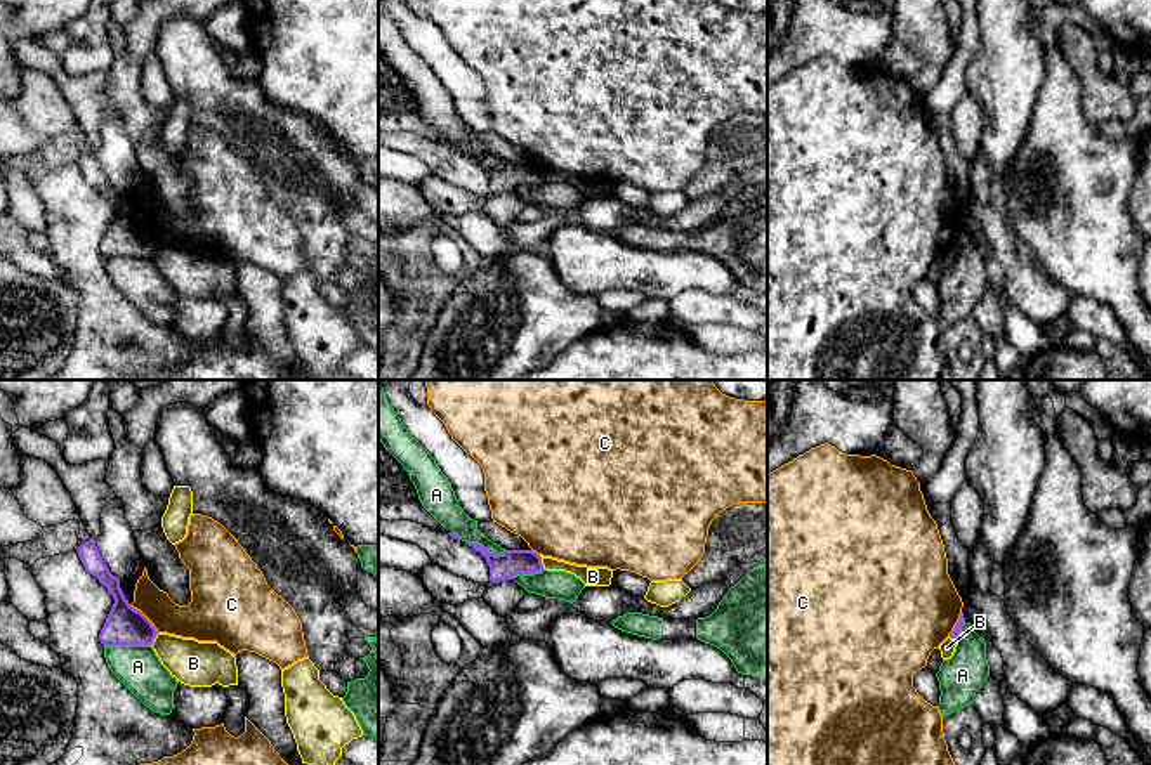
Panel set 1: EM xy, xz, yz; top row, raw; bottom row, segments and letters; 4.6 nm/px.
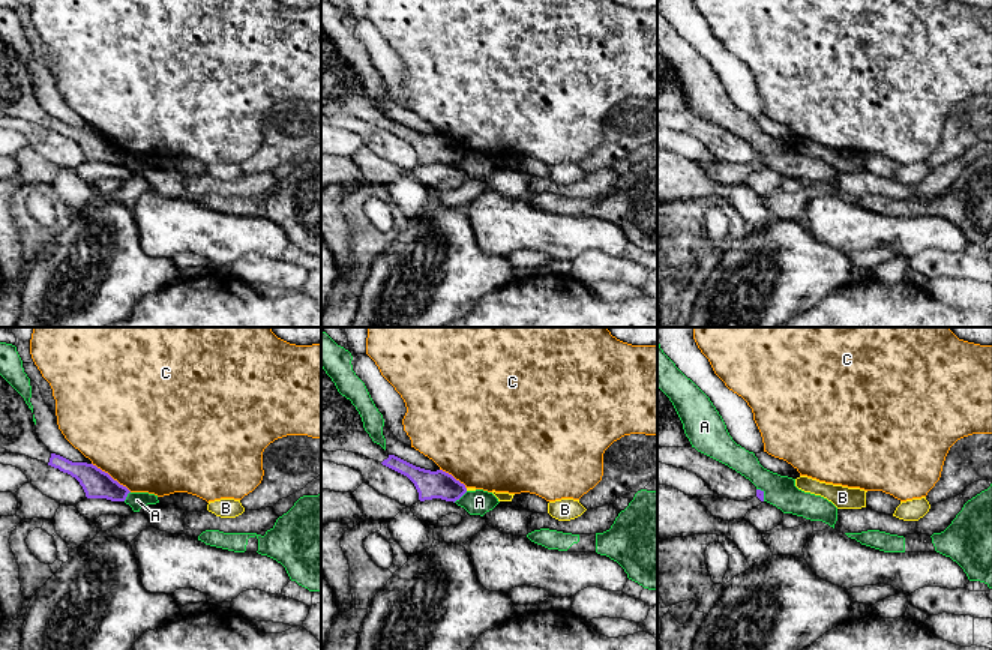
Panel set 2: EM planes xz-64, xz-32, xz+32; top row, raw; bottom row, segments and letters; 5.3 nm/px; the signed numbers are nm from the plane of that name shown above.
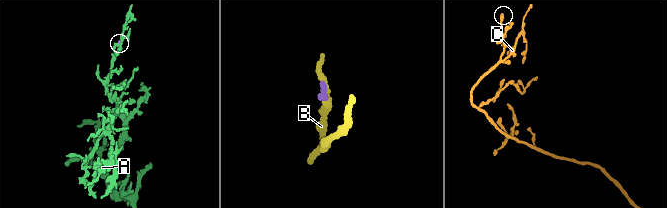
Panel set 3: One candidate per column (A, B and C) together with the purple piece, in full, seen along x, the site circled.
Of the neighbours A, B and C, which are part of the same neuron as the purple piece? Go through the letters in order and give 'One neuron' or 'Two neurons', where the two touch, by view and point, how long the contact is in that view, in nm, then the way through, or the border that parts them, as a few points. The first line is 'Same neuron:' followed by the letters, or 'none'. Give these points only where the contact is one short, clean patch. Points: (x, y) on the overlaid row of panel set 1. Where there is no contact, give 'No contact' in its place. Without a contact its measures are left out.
Same neuron: none
A: Two neurons. Touches purple at xy (127, 644). Shared border 220 nm. Boundary: xy (150, 644), (113, 644), (105, 647)
B: Two neurons. Touches purple at xz (540, 562). Shared border 70 nm. Boundary: xz (539, 555), (544, 568)
C: Two neurons. Touches purple at xy (144, 616). Shared border 190 nm

